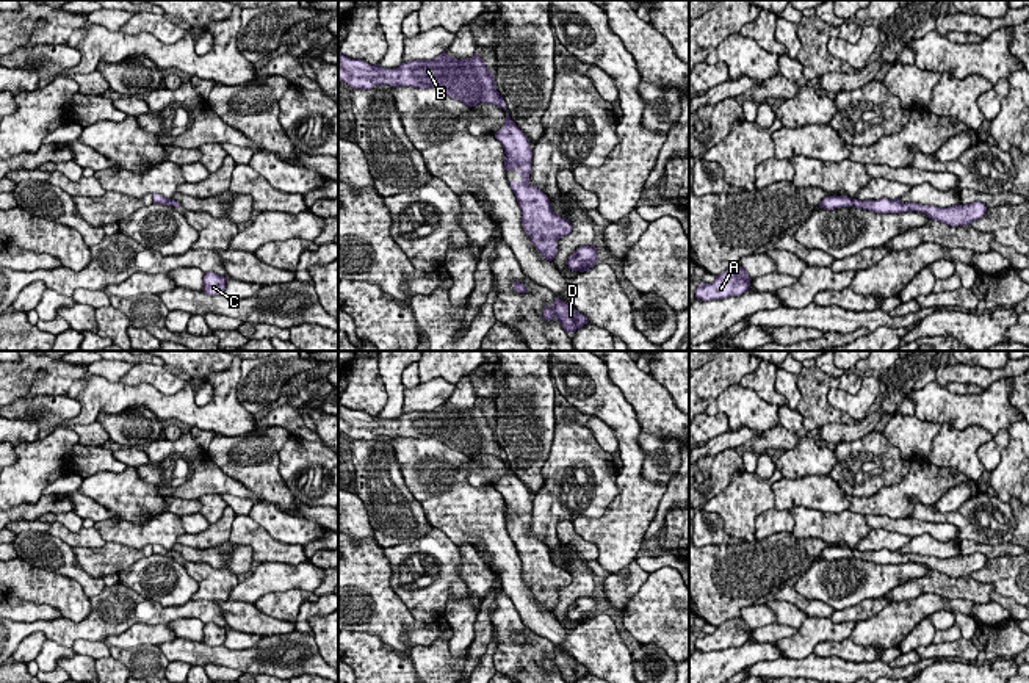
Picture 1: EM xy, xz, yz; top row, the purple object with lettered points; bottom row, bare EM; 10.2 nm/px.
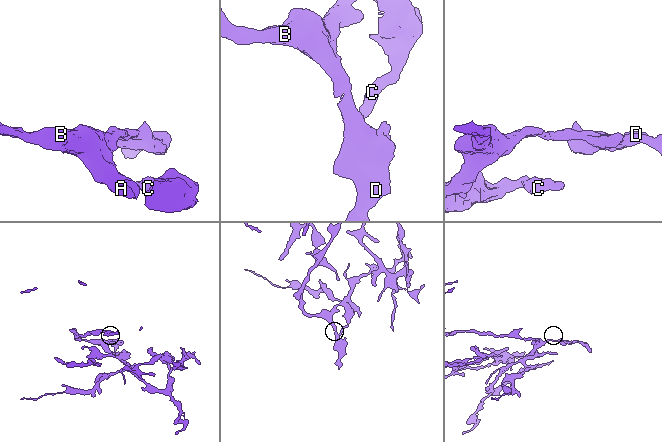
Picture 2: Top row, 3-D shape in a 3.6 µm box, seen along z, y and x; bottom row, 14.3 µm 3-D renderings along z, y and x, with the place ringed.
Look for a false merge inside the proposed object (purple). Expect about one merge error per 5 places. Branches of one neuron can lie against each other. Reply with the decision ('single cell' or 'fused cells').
single cell

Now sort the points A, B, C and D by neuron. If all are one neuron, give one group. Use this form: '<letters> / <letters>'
A B C D

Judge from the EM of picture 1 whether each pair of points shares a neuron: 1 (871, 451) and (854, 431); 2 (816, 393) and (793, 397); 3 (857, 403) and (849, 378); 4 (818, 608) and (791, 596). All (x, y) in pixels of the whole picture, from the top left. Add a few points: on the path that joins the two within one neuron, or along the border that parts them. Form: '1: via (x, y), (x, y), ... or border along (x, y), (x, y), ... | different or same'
1: border along (874, 430), (852, 440), (840, 440), (832, 445) | different
2: border along (796, 375), (801, 395), (797, 409) | different
3: border along (838, 387), (852, 393), (860, 389) | different
4: via (812, 608), (797, 600) | same

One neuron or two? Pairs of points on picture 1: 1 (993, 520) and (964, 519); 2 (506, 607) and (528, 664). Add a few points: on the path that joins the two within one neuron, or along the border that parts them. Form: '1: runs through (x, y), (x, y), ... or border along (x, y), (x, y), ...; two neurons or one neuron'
1: runs through (985, 523), (971, 523); one neuron
2: runs through (506, 621), (506, 643), (514, 650); one neuron

